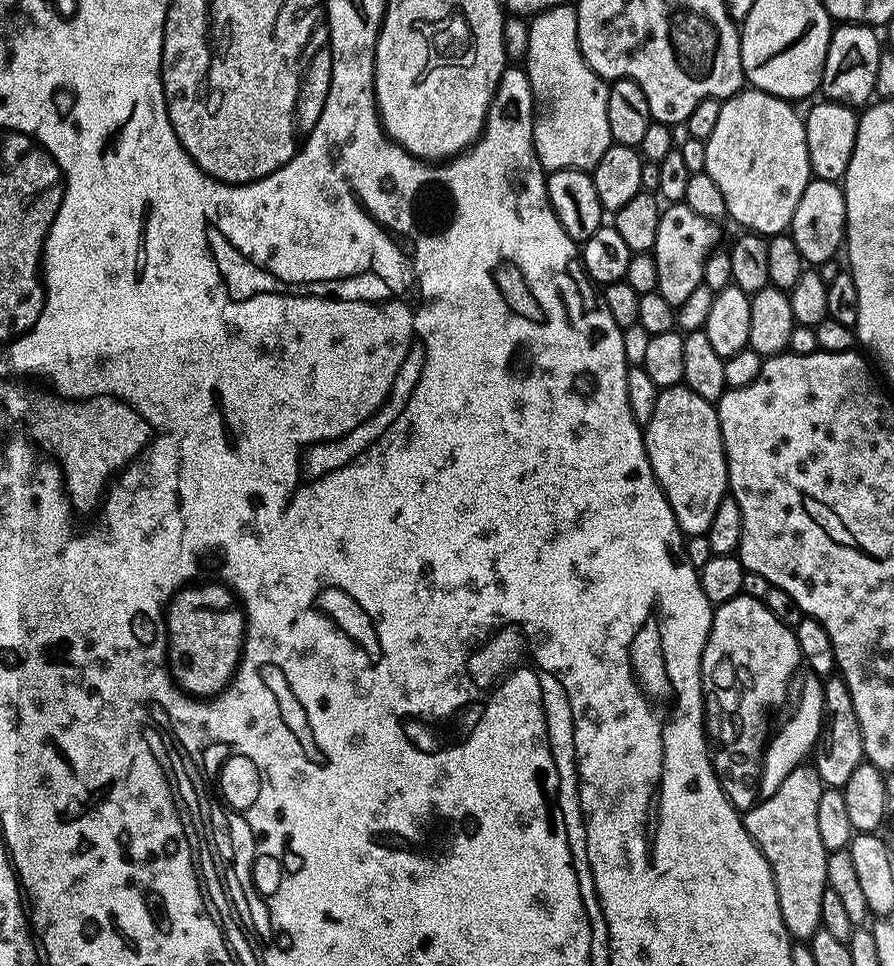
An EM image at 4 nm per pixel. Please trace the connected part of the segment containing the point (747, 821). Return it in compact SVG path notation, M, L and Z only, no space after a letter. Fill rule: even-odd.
M814 766L800 767L786 779L782 788L769 800L761 799L759 805L749 816L743 817L746 830L753 842L760 847L766 862L770 862L770 870L774 874L774 882L778 886L778 902L782 906L782 918L788 927L793 941L811 941L824 923L823 910L826 897L829 895L828 858L830 853L823 846L821 831L818 830L818 806L826 789L825 777L818 774Z

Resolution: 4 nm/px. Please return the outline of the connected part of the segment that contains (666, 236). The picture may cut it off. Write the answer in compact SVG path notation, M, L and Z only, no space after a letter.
M674 204L665 207L660 214L660 225L658 226L658 238L656 239L656 284L660 296L670 302L670 306L679 310L698 290L700 284L705 283L704 271L708 268L708 259L712 251L720 244L719 223L702 218L694 214L687 204Z

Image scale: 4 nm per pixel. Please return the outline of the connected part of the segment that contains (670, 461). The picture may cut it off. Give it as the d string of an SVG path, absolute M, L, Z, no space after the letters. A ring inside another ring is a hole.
M687 386L663 389L658 406L654 406L654 418L646 426L644 445L681 533L685 537L708 535L718 506L730 496L728 459L717 405L698 398Z

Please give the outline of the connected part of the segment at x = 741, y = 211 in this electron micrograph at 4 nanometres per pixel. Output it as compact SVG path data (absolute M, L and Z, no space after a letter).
M745 90L739 96L722 103L722 115L714 134L706 141L706 168L710 178L718 182L718 190L726 198L728 215L749 233L765 238L780 236L792 227L792 219L812 183L810 146L806 146L805 117L795 112L793 105L765 92Z

